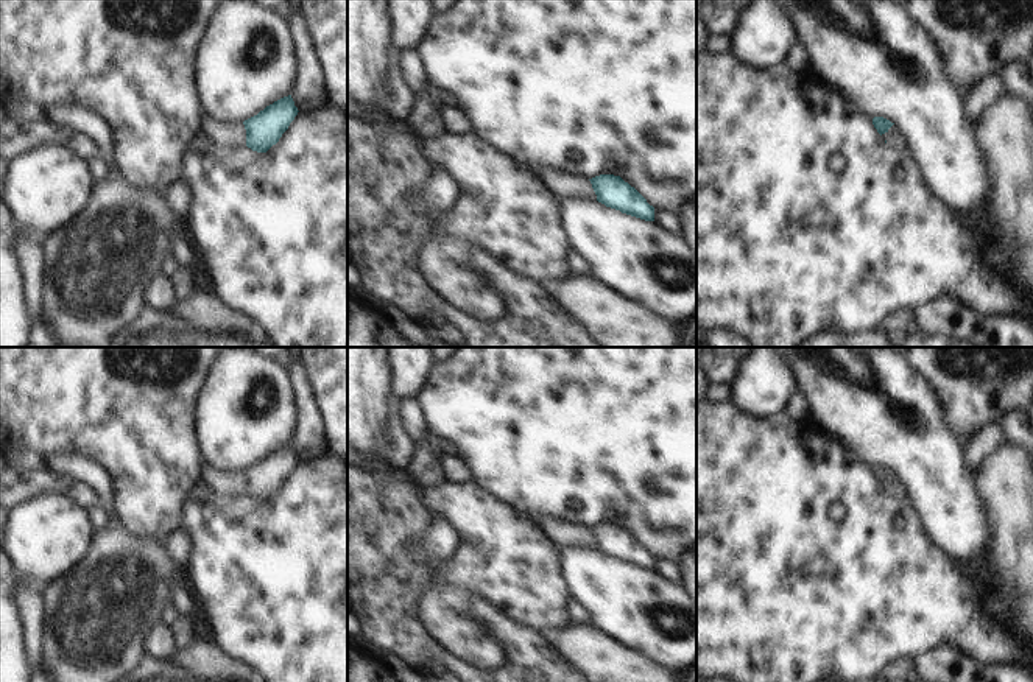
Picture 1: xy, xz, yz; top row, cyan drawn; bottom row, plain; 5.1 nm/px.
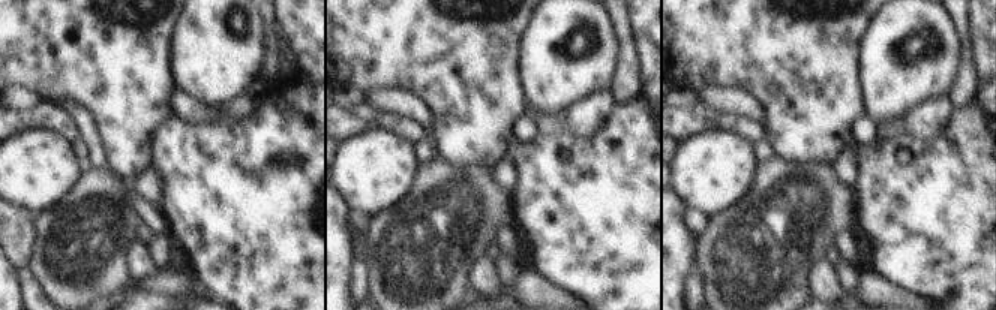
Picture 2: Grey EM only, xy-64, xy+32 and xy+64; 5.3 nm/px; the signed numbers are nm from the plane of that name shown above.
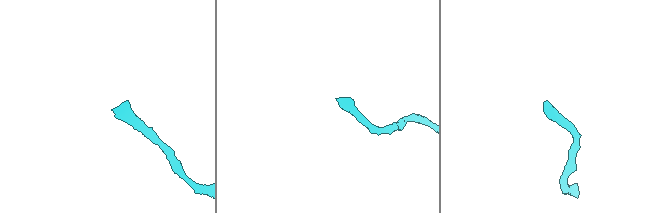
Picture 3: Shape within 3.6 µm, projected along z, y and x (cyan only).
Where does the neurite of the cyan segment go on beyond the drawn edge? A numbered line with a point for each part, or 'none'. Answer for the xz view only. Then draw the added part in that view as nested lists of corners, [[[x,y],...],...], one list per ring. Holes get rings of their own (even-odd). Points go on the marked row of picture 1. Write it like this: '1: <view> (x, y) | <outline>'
1: xz (558, 184) | [[[539,168],[534,176],[547,188],[550,195],[558,198],[586,198],[597,199],[589,179],[581,176],[569,176],[562,171]]]

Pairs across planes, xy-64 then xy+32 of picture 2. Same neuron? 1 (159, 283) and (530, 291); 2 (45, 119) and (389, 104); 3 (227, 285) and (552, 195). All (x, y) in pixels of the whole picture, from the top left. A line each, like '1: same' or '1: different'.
1: same
2: different
3: same

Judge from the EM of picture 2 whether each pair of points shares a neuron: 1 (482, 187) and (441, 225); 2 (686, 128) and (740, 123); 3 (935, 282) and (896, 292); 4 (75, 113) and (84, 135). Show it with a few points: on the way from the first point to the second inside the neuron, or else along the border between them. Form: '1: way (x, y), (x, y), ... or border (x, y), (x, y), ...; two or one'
1: way (471, 198), (452, 214); one
2: way (699, 123), (726, 123); one
3: border (875, 271), (915, 294); two
4: way (81, 119), (84, 129); one

